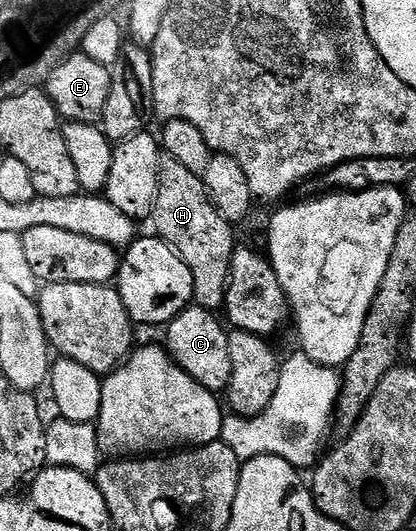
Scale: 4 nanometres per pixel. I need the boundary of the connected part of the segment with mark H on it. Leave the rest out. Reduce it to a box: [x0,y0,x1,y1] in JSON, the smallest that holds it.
[152,155,236,311]

